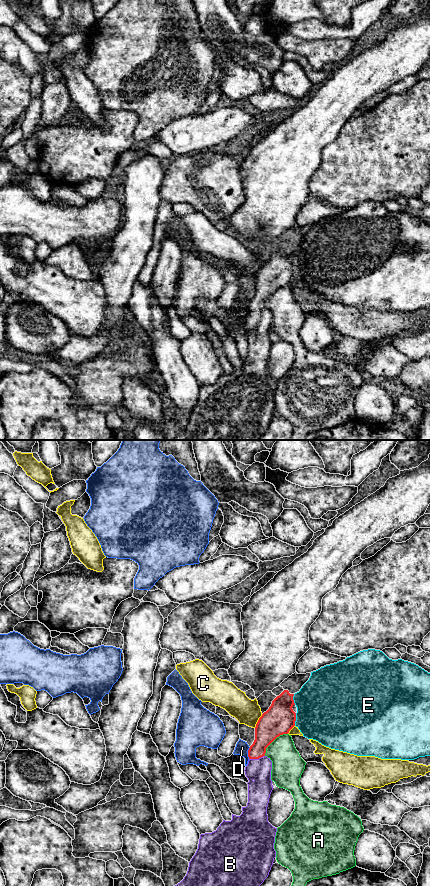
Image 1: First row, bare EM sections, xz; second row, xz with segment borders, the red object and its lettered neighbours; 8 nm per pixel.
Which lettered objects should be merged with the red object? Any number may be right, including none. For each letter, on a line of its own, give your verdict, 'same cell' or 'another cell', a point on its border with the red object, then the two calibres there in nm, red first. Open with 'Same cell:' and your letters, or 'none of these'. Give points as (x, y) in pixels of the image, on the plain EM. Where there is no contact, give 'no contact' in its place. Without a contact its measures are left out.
Same cell: B
A: another cell; meets red in xz at (273, 292); 240 nm thick on the red side, 260 nm on the other
B: same cell; meets red in xz at (256, 310); 200 nm thick on the red side, 190 nm on the other
C: another cell; meets red in xz at (258, 273); 240 nm thick on the red side, 200 nm on the other
D: another cell; meets red in xz at (248, 305); 200 nm thick on the red side, 100 nm on the other
E: another cell; meets red in xz at (295, 271); 240 nm thick on the red side, 460 nm on the other

